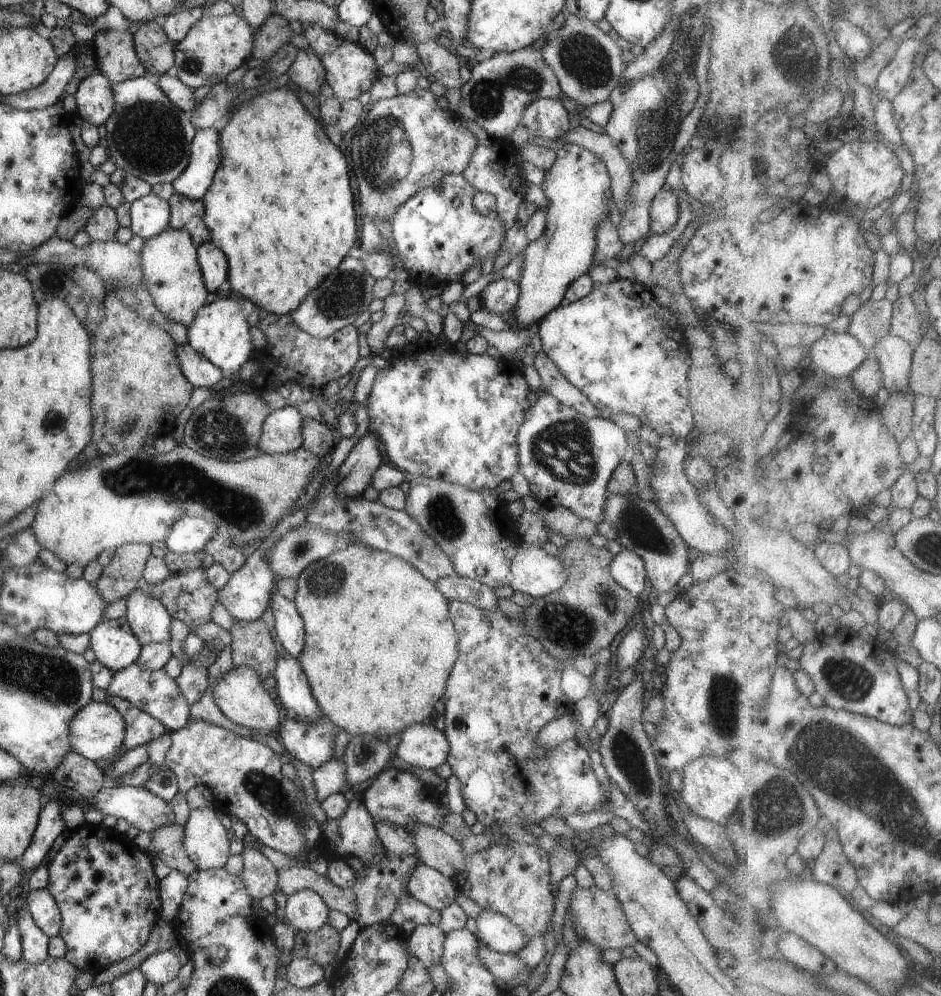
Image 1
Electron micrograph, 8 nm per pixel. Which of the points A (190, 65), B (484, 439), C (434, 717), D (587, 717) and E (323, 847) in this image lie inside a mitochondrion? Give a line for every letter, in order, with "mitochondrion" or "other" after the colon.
A: mitochondrion
B: other
C: other
D: other
E: other

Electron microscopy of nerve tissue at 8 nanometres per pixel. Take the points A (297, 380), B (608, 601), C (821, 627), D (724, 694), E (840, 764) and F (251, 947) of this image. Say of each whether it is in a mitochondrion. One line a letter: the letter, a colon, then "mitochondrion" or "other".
A: other
B: mitochondrion
C: other
D: mitochondrion
E: mitochondrion
F: other

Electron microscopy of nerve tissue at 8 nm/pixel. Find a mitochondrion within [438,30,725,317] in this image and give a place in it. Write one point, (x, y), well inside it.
(486, 97)

